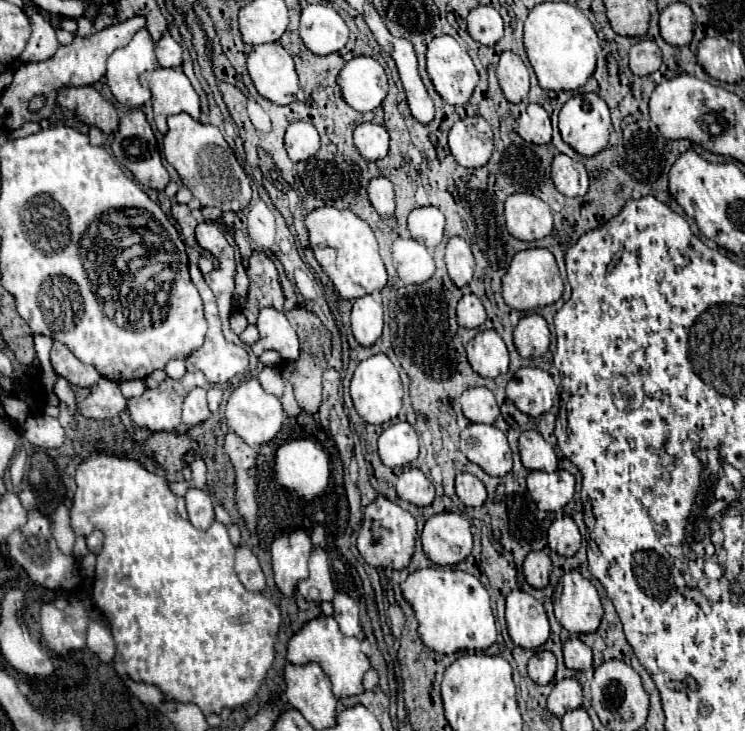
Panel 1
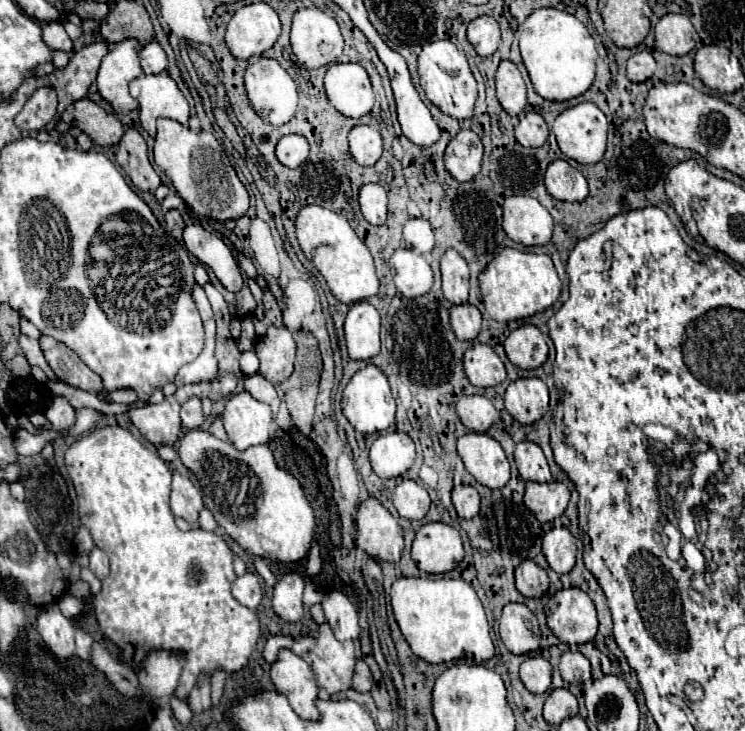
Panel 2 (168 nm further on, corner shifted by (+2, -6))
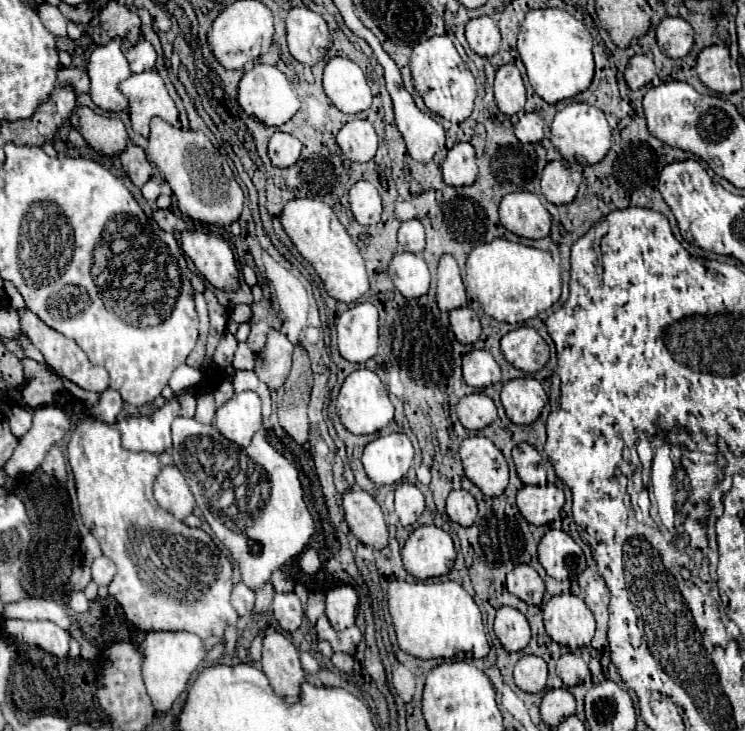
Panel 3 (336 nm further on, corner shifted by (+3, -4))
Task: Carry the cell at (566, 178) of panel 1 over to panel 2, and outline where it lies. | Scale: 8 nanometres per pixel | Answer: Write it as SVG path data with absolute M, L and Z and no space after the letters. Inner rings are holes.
M555 160L549 164L545 172L545 186L547 192L561 202L579 202L589 194L583 174L565 160Z

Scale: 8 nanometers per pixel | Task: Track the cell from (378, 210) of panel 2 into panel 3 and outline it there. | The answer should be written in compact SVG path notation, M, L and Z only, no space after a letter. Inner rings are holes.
M366 180L356 182L350 188L350 206L352 206L354 218L362 226L378 224L380 214L382 214L382 200L380 200L380 194L374 184L370 184Z

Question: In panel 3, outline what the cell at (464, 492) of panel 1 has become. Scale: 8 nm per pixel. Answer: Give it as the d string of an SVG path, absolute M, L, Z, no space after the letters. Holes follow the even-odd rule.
M452 490L446 500L446 514L450 520L458 522L460 526L472 526L478 514L478 506L474 496L468 490Z

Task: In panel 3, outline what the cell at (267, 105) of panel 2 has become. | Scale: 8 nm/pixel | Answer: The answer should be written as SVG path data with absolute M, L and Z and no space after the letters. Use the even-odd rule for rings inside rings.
M254 64L240 80L238 86L238 102L244 108L248 116L258 118L266 126L282 126L288 122L300 108L300 100L294 92L292 82L276 68L270 64Z

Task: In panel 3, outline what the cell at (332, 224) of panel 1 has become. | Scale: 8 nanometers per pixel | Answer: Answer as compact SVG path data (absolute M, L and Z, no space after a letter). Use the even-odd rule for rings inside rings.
M296 198L282 210L282 226L298 252L314 266L332 298L348 304L370 290L364 258L328 204L312 198Z

